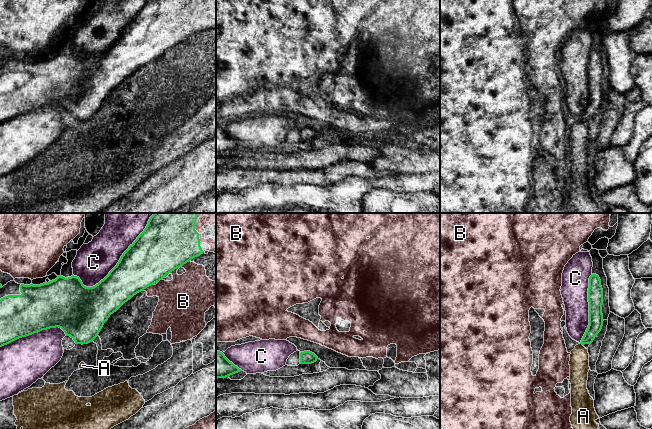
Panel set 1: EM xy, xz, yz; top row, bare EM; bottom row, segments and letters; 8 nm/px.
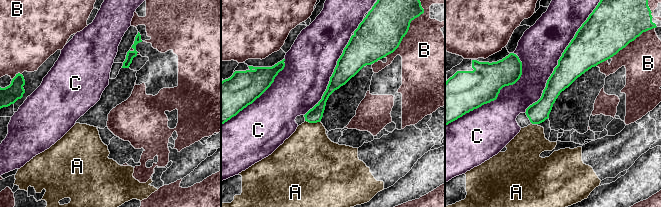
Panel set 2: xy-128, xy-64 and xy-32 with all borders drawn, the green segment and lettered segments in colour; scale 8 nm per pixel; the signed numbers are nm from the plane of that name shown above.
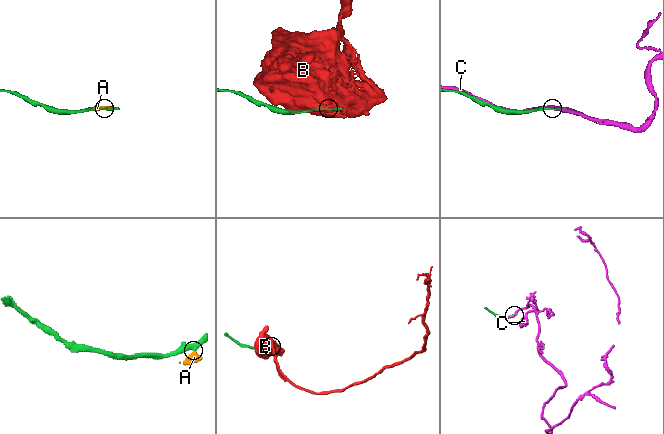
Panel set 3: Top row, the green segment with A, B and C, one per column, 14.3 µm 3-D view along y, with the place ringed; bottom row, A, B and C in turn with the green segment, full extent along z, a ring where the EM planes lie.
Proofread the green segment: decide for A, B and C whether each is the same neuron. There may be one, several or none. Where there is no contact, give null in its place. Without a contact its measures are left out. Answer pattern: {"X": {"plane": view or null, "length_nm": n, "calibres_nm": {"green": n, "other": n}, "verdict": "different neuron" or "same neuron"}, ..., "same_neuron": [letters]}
{"A": {"plane": "yz", "length_nm": 40, "calibres_nm": {"green": 110, "other": 160}, "verdict": "different neuron"}, "B": {"plane": "xy", "length_nm": 320, "calibres_nm": {"green": 440, "other": 380}, "verdict": "different neuron"}, "C": {"plane": "xy", "length_nm": 800, "calibres_nm": {"green": 380, "other": 300}, "verdict": "different neuron"}, "same_neuron": []}

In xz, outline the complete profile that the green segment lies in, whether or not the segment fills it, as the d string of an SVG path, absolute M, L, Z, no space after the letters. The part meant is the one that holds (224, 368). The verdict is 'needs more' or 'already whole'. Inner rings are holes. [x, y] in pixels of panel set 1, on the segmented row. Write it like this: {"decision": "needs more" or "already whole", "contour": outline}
{"decision": "already whole", "contour": "M216 350L216 379L229 377L240 371L242 370L230 362L222 352Z"}

